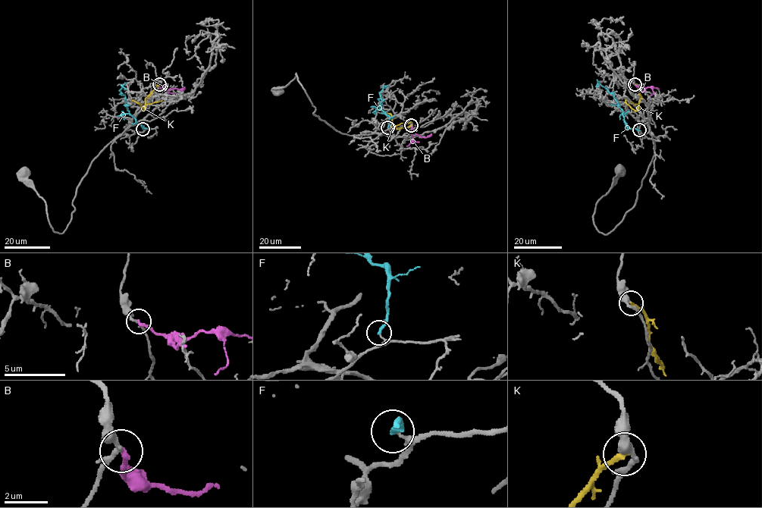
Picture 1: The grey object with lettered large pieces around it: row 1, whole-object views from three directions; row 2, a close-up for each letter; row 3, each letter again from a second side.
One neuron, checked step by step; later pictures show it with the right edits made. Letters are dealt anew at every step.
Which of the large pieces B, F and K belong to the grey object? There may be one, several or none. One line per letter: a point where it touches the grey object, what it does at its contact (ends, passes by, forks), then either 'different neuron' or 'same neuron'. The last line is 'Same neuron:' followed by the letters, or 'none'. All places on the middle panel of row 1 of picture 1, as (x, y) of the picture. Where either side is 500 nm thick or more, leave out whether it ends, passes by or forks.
B: meets grey at (412, 126); it ends there; different neuron
F: meets grey at (387, 127); it ends there; different neuron
K: meets grey at (411, 125); it ends there; different neuron
Same neuron: none

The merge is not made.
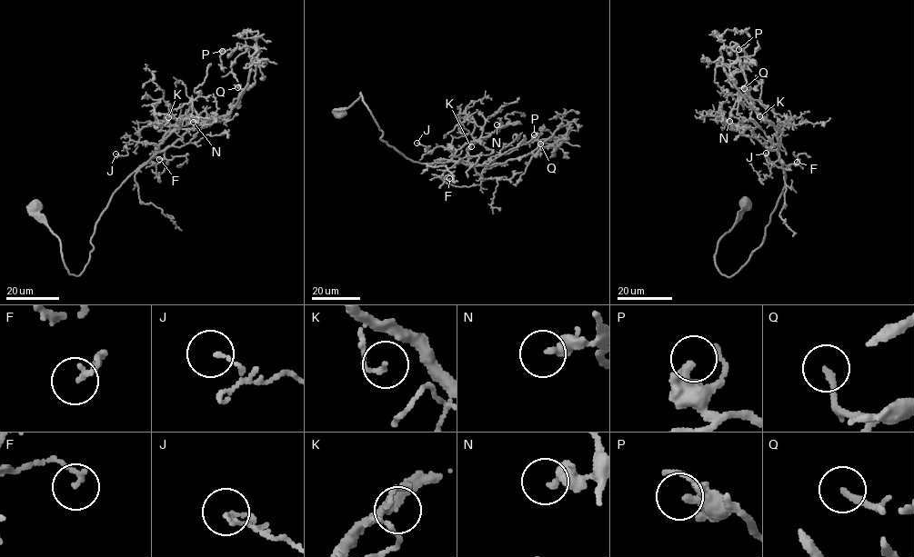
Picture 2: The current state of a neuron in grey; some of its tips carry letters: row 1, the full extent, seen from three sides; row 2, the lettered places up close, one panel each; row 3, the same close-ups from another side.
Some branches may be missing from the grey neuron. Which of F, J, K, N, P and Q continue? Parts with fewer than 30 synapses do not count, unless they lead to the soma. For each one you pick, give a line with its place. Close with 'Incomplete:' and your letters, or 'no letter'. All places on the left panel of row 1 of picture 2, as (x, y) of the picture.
Incomplete: no letter

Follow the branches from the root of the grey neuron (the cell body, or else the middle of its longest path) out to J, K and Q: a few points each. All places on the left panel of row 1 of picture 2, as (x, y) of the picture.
J: (35, 207), (59, 241), (65, 268), (78, 276), (113, 193), (158, 147), (129, 140), (127, 154), (115, 154)
K: (35, 207), (59, 241), (65, 268), (78, 276), (100, 215), (155, 154), (168, 117)
Q: (35, 207), (59, 241), (65, 268), (78, 276), (115, 189), (195, 125), (225, 116), (239, 104), (237, 87)

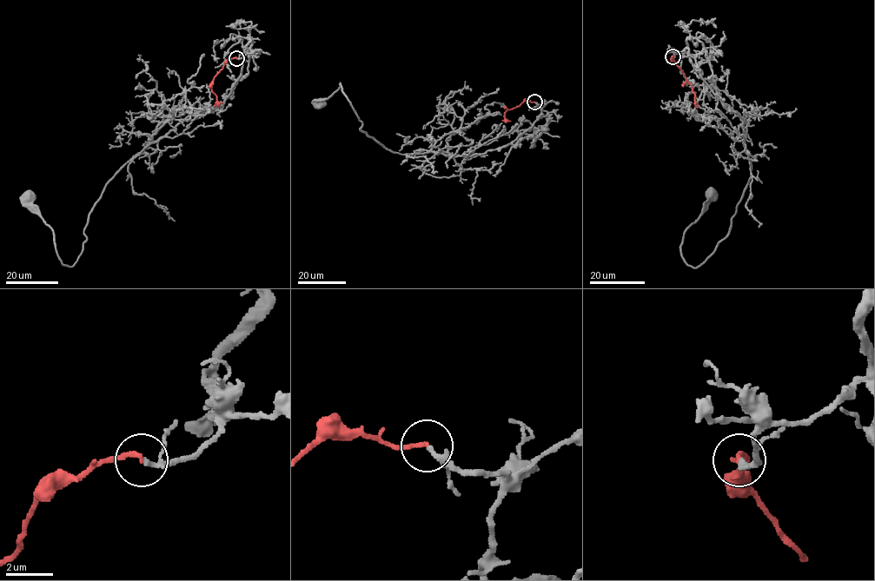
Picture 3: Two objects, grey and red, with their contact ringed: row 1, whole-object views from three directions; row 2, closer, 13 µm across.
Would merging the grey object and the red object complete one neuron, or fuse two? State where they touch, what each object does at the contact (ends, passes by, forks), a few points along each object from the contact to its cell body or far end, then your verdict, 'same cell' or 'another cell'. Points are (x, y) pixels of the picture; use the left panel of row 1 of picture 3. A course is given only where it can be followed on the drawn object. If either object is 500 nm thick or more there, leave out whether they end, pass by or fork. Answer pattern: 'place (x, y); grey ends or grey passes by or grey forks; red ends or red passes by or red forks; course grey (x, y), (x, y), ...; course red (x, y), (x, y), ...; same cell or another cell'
place (236, 58); grey passes by; red ends; course grey (236, 58), (246, 51), (222, 104), (151, 141), (106, 184), (71, 267), (28, 198); course red (236, 58), (225, 62), (211, 83), (218, 107); same cell

